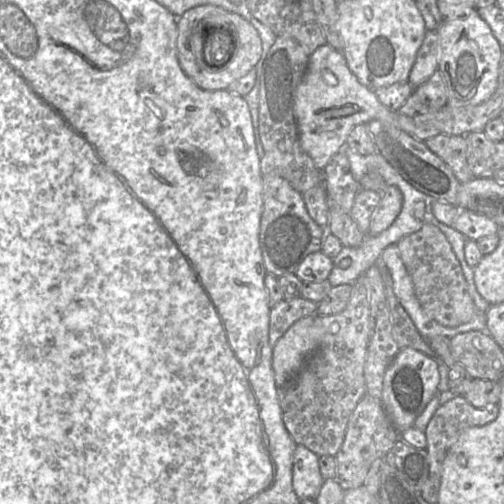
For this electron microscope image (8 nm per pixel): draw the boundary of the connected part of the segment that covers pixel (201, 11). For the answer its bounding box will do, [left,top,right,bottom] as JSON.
[177,5,263,90]

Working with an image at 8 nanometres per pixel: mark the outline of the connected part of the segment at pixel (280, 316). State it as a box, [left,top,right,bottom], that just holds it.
[269,297,318,345]

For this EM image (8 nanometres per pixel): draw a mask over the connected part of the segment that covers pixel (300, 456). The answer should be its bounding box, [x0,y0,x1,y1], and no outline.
[292,445,325,498]

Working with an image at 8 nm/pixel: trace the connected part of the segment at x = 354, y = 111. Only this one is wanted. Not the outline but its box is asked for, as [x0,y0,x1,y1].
[294,44,440,169]

